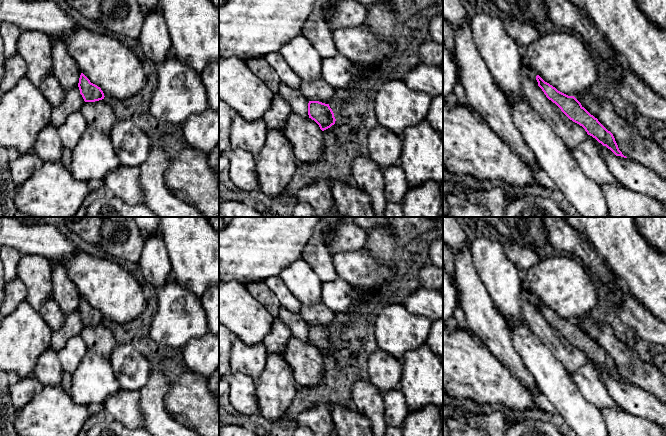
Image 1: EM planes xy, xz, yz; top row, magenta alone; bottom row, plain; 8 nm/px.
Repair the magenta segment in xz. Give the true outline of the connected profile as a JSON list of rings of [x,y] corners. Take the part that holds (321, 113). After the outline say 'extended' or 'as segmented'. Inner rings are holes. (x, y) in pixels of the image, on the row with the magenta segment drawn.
[[[322,78],[315,81],[302,81],[301,93],[309,101],[308,115],[322,131],[335,124],[335,117],[329,106],[334,97],[335,89]]] | extended

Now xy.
[[[83,73],[80,75],[78,87],[85,101],[80,112],[88,126],[96,127],[105,134],[109,134],[117,118],[110,104],[104,100],[103,91],[91,83]]] | extended

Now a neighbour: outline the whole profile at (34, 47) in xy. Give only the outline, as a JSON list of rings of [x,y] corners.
[[[23,30],[17,42],[18,55],[27,65],[27,77],[39,88],[42,81],[53,72],[52,45],[50,36],[33,30]]]

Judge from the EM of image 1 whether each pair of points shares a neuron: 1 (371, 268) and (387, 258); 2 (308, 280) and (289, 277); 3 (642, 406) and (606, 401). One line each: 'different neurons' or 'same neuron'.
1: different neurons
2: same neuron
3: different neurons

